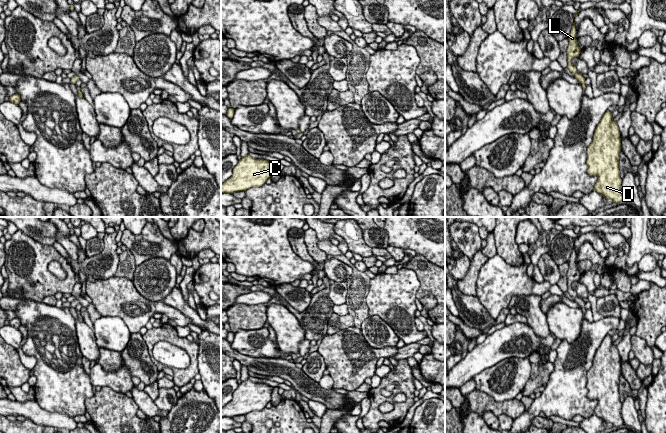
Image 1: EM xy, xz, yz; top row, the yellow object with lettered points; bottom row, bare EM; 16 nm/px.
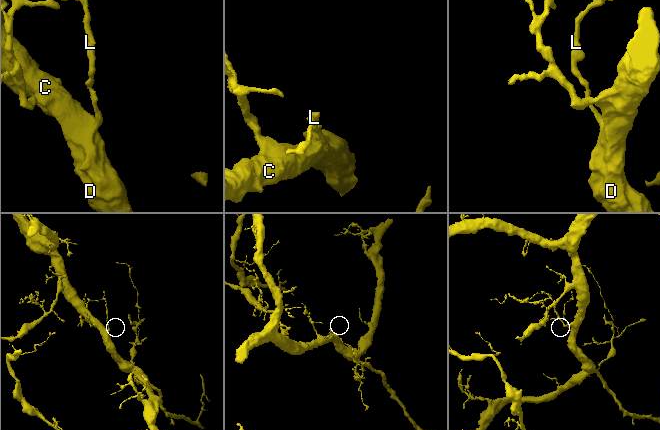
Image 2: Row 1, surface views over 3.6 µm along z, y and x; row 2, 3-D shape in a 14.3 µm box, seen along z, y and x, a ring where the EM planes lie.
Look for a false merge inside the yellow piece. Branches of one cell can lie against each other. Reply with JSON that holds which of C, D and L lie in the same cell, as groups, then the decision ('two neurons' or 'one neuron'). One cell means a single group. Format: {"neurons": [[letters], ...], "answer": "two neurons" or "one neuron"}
{"neurons": [["C", "D"], ["L"]], "answer": "two neurons"}

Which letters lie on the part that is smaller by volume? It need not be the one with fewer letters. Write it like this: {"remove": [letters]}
{"remove": ["L"]}

